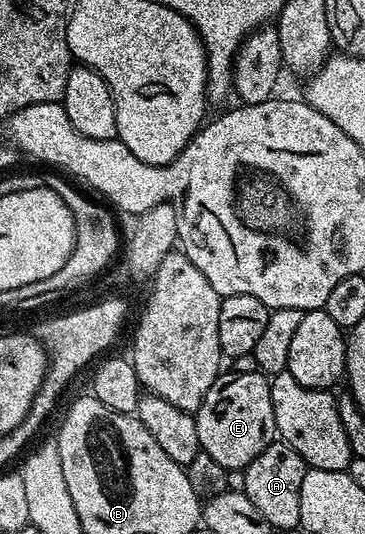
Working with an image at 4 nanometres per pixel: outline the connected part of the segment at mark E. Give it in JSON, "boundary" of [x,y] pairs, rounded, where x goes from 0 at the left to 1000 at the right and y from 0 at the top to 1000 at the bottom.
{"boundary":[[[715,695],[685,700],[619,697],[589,710],[570,740],[559,740],[540,773],[532,775],[542,830],[551,846],[581,852],[581,860],[592,860],[592,867],[603,867],[603,875],[622,880],[671,880],[674,871],[690,867],[690,860],[701,860],[701,852],[712,852],[712,845],[723,845],[723,837],[734,837],[756,824],[762,801],[756,800],[756,777],[745,770],[740,706]]]}

